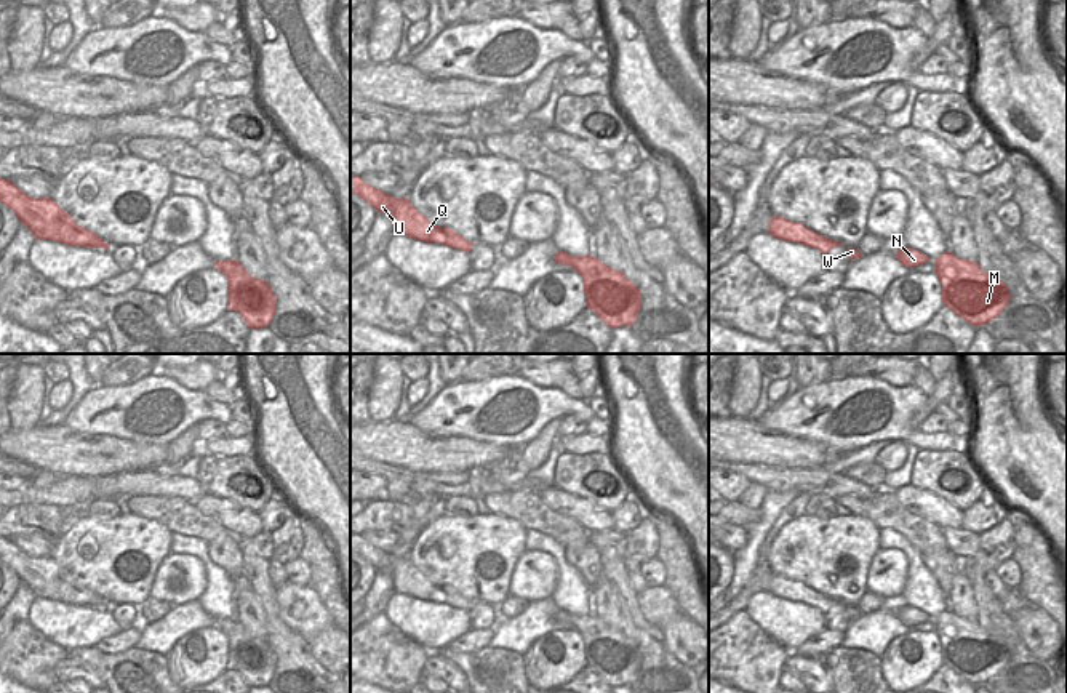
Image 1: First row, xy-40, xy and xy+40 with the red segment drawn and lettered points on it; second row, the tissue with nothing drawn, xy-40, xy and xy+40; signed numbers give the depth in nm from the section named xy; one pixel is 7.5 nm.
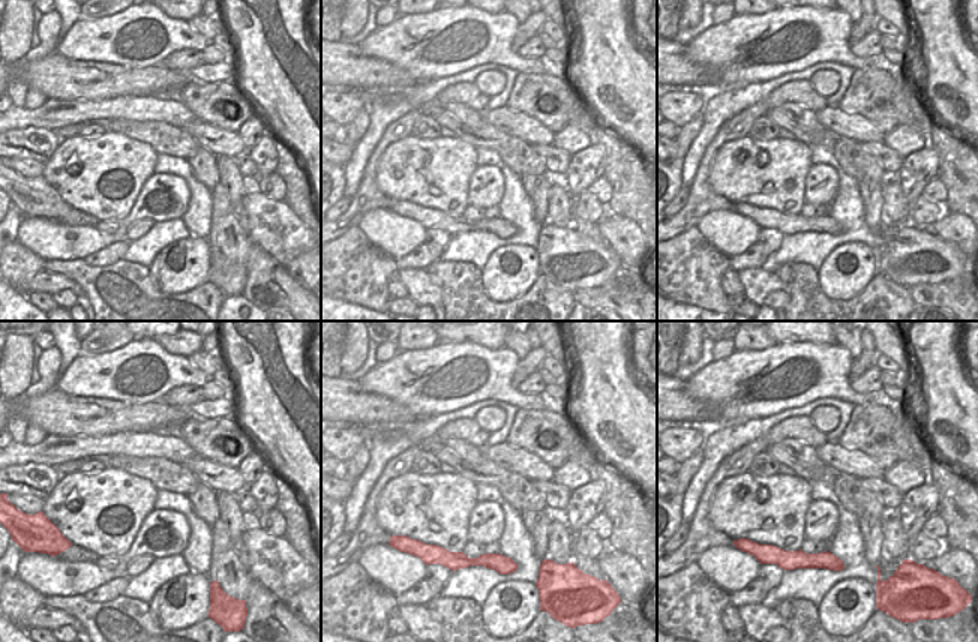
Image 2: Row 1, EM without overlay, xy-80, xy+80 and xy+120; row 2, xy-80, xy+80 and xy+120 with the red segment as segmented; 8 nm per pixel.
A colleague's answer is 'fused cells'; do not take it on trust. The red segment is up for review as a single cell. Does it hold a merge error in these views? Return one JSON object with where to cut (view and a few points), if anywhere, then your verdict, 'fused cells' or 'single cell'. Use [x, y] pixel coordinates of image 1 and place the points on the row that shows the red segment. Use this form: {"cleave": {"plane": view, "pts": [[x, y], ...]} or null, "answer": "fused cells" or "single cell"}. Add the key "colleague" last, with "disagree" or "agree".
{"cleave": null, "answer": "single cell", "colleague": "disagree"}

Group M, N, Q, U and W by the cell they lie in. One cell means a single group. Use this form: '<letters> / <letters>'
M N Q U W

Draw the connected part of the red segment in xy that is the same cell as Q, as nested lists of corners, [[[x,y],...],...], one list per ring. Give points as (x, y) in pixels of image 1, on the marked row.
[[[350,176],[350,195],[358,195],[378,213],[389,216],[397,235],[406,235],[427,243],[442,243],[466,253],[475,245],[450,227],[432,224],[408,198],[394,198],[366,184],[360,176]]]

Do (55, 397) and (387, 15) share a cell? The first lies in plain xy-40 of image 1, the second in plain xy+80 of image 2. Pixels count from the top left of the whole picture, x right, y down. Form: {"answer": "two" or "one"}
{"answer": "one"}

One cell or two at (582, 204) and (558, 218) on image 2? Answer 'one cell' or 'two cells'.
two cells

